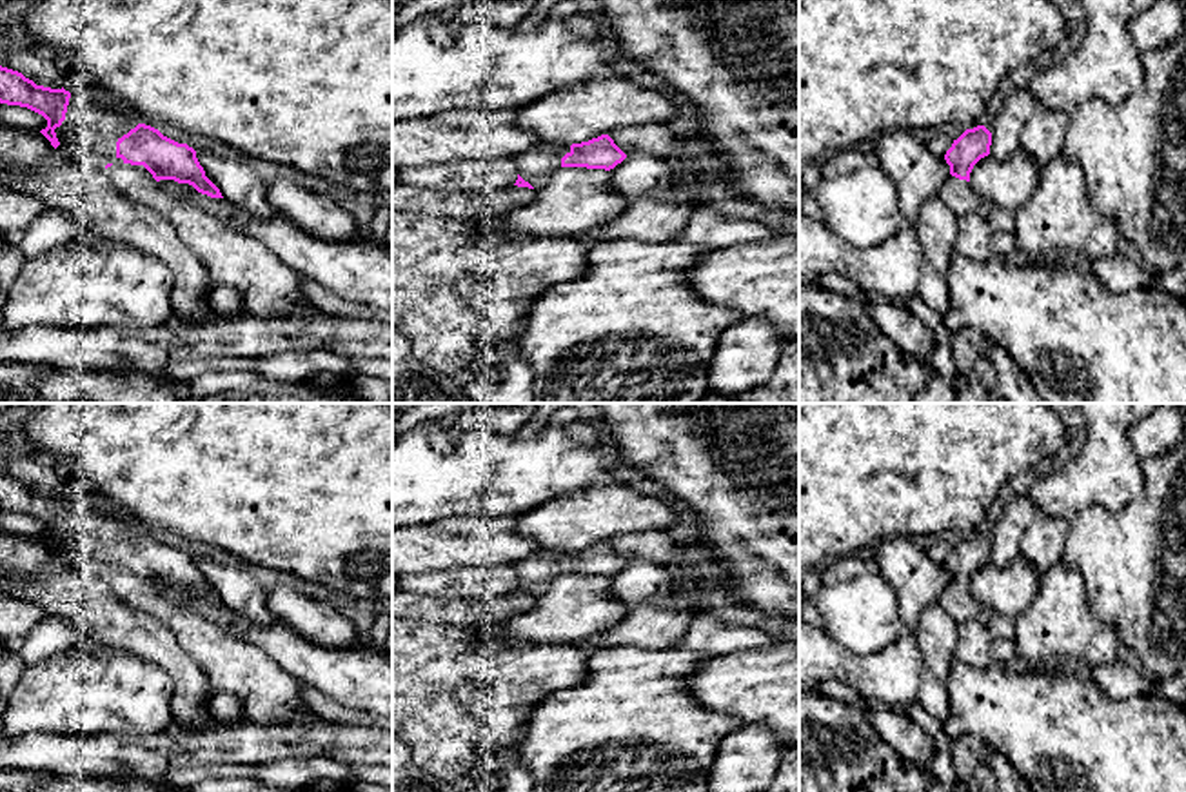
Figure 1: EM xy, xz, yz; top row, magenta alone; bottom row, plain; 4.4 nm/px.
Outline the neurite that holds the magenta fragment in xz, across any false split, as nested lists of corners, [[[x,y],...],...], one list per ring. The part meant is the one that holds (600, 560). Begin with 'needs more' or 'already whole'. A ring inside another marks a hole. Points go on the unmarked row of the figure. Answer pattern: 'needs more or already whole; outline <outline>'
needs more; outline [[[608,541],[572,552],[539,550],[516,565],[518,587],[514,592],[536,598],[545,594],[559,574],[610,578],[625,565],[627,561]]]

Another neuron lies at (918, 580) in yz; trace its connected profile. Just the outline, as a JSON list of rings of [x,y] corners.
[[[892,538],[874,547],[872,567],[895,589],[904,632],[914,634],[921,612],[939,601],[950,572],[910,538]]]

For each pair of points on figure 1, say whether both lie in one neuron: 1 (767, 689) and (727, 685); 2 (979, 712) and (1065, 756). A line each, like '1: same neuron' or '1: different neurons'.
1: same neuron
2: same neuron

